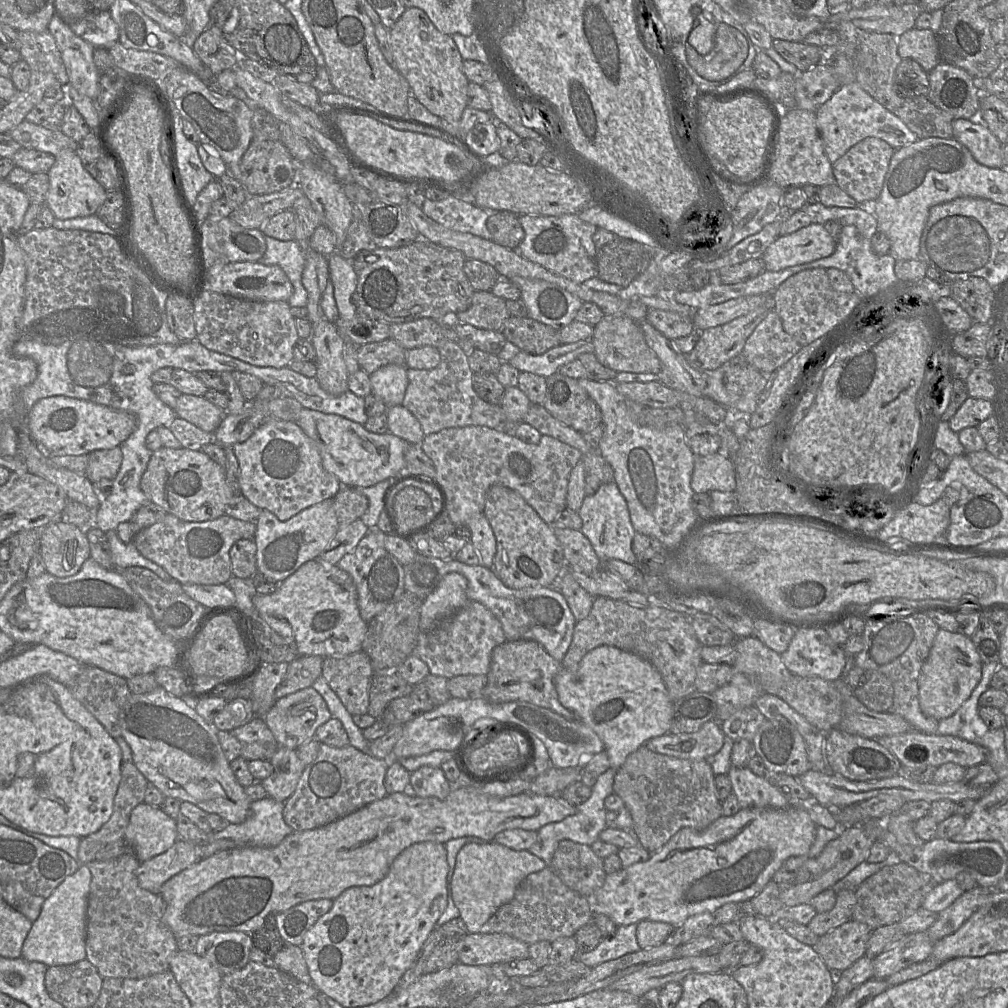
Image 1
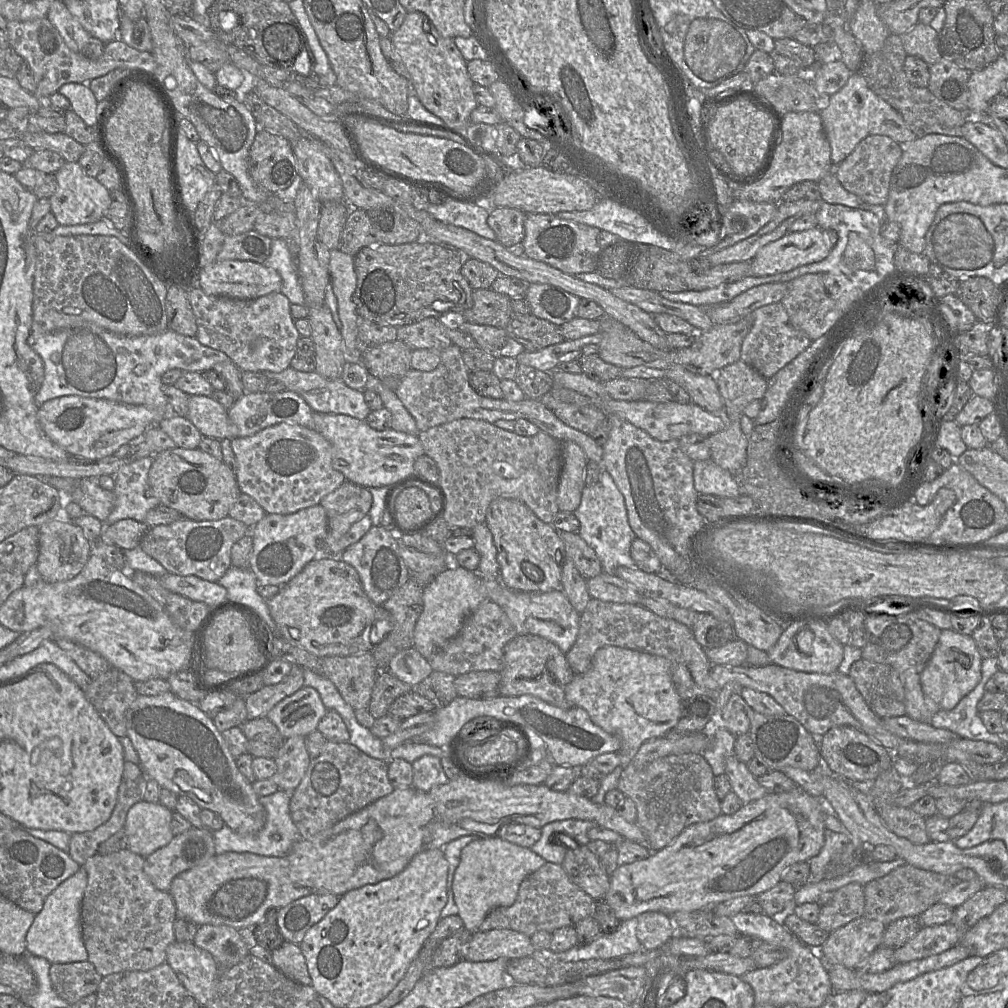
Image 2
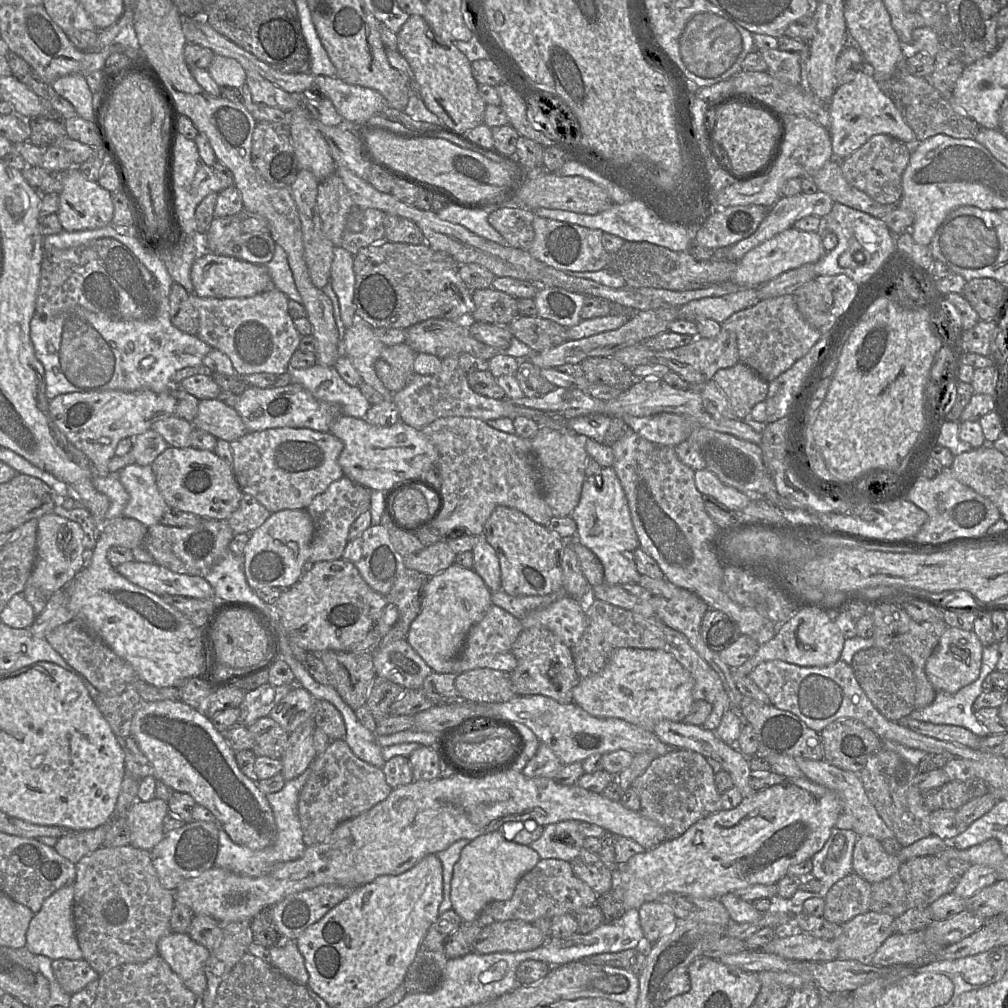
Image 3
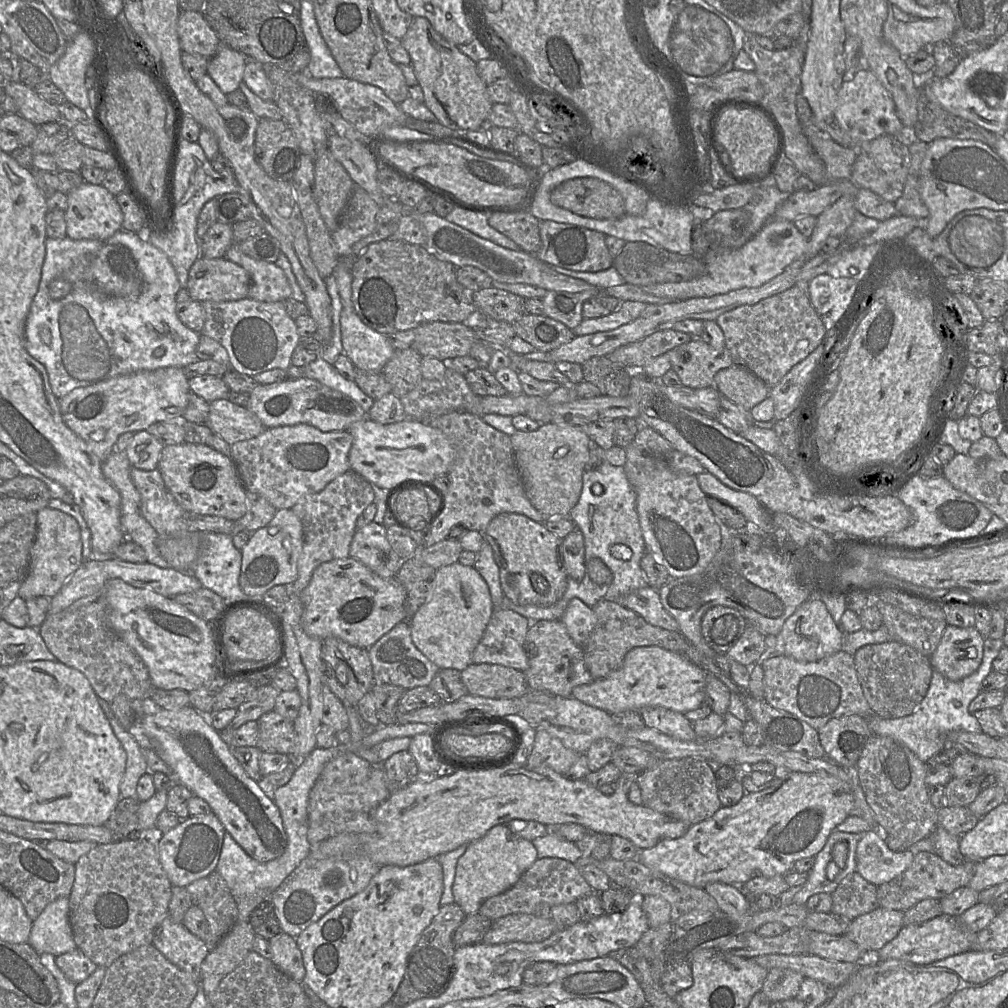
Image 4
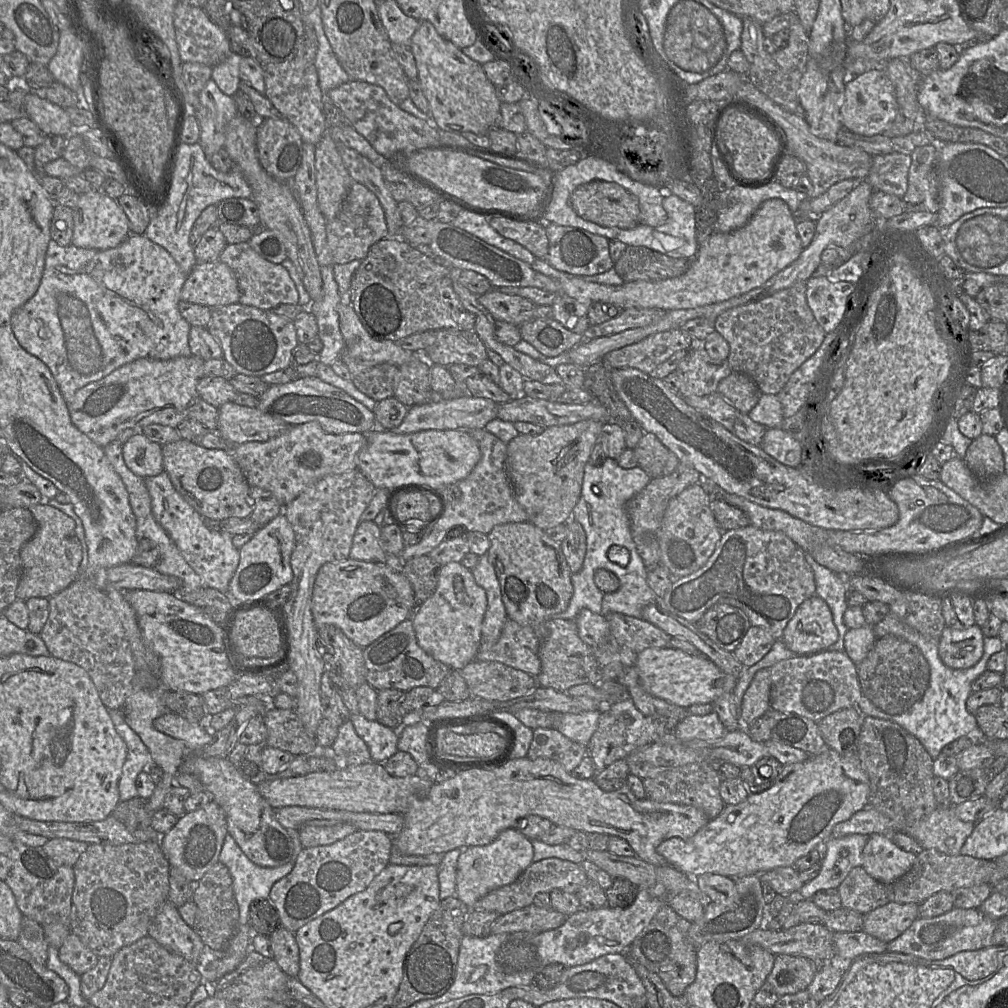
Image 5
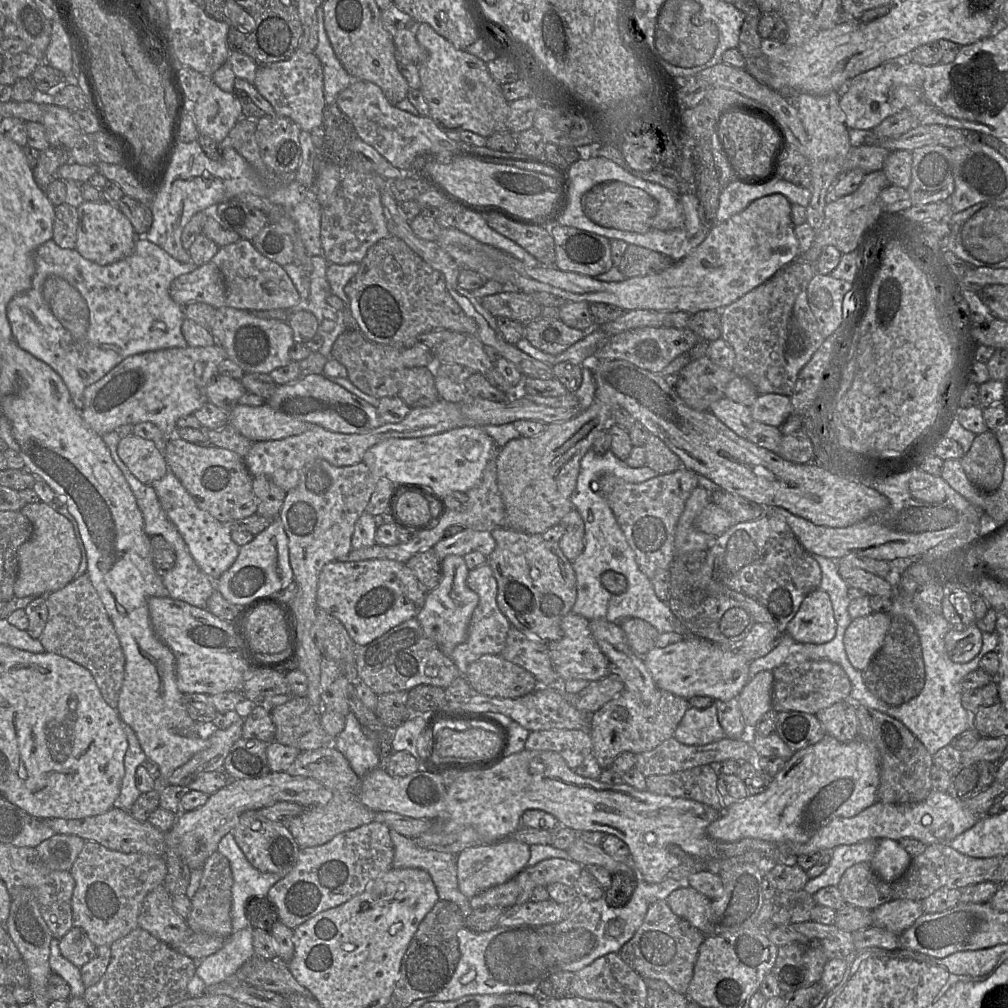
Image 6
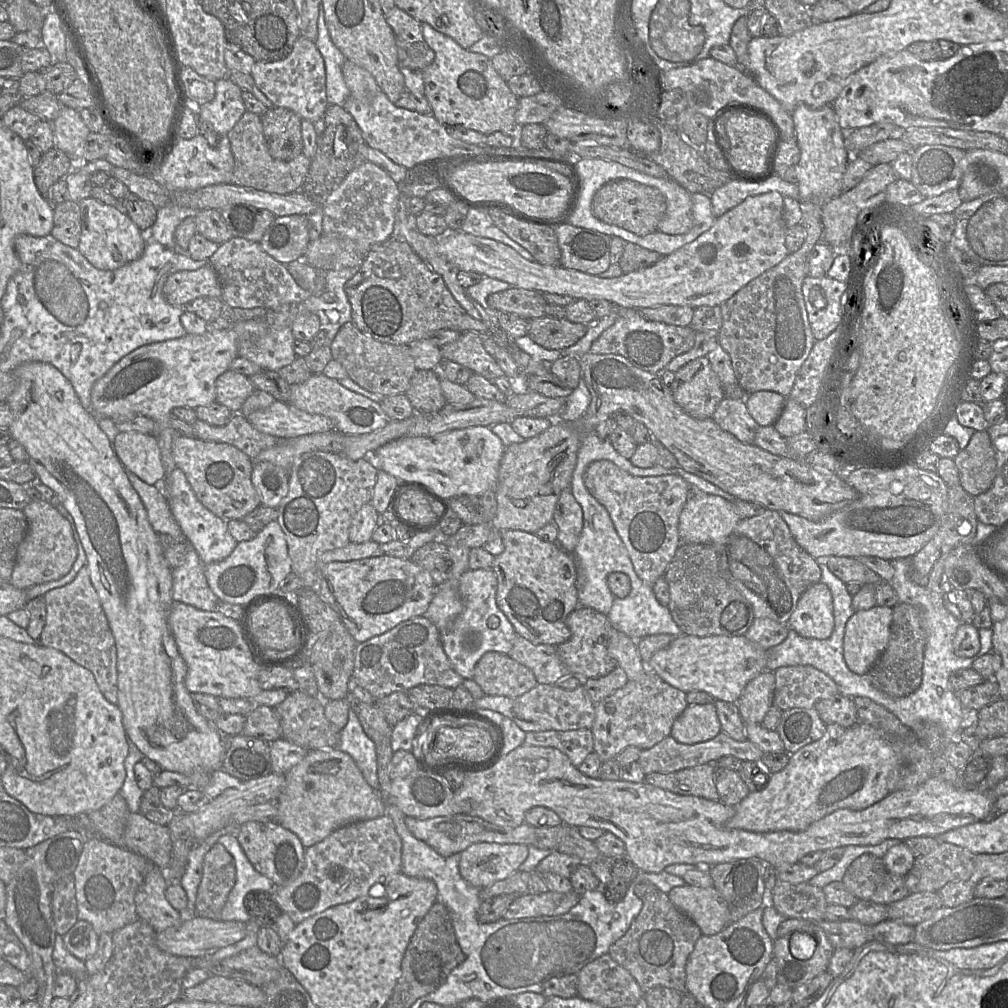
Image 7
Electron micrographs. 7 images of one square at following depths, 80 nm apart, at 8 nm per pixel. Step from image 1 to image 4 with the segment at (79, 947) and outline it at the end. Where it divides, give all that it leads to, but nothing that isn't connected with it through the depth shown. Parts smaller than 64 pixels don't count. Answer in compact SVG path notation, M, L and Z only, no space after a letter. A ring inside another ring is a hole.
M59 897L45 907L38 918L32 922L28 943L40 955L50 953L59 956L77 948L69 922L69 897Z

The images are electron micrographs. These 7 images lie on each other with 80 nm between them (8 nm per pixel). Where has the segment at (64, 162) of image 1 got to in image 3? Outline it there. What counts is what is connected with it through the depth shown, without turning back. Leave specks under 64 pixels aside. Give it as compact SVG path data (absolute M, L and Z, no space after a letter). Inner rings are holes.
M78 167L66 171L63 189L58 195L57 215L64 231L92 230L112 223L114 206L111 192L102 188L97 182L88 180Z

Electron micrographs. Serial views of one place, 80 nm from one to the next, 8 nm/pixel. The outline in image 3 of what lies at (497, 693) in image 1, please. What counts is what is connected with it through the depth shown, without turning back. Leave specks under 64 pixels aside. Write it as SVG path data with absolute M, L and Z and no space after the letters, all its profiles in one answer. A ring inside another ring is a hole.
M544 627L523 629L512 645L517 666L510 673L511 687L516 695L544 695L561 704L573 702L572 689L580 680L571 648Z

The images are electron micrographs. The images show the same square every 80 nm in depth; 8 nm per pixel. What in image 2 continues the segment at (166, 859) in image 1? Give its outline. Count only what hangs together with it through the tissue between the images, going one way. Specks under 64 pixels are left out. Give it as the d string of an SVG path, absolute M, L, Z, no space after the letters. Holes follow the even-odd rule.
M192 827L186 832L174 835L166 846L157 849L146 857L144 872L158 890L169 892L171 882L178 874L205 863L215 854L213 832L205 827Z

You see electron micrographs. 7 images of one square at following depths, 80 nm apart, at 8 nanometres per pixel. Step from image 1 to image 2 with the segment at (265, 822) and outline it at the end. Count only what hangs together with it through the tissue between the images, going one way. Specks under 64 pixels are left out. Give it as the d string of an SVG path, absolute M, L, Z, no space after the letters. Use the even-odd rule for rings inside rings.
M278 790L271 795L259 797L260 803L266 810L267 819L264 827L257 834L240 835L225 824L221 829L212 831L216 854L223 854L226 852L249 852L269 857L282 857L288 854L294 844L301 839L299 831L292 821L289 810L293 792L294 791Z

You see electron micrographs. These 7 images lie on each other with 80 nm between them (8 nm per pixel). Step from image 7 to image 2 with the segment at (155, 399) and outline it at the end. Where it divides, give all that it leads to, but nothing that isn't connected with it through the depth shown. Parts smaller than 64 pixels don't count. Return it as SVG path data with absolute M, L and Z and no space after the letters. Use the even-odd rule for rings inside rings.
M62 396L45 401L39 406L37 418L45 435L69 455L98 460L112 456L124 444L142 435L149 427L156 426L157 412L143 405L130 405L106 399Z

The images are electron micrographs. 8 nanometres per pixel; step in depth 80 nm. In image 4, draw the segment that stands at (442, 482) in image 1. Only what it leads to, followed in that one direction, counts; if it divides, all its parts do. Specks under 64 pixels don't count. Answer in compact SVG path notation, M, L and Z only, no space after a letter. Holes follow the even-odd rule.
M451 412L448 414L439 416L437 418L431 419L430 421L420 421L420 422L427 422L431 427L437 428L440 431L442 431L442 433L450 441L450 443L451 443L451 445L455 451L454 461L453 461L448 473L447 473L447 477L450 481L450 485L449 485L449 488L448 488L446 495L444 495L444 498L445 498L444 507L443 507L442 511L437 515L437 517L429 524L428 528L425 530L424 547L430 547L430 546L442 541L442 540L447 539L448 534L450 532L450 529L453 526L464 526L468 530L478 531L480 533L483 533L483 535L484 535L484 532L485 532L489 522L495 516L497 516L500 513L504 513L504 512L522 514L522 515L525 515L528 518L532 519L535 522L545 524L543 515L532 505L529 498L527 497L523 482L521 480L519 471L518 471L516 463L515 463L514 452L513 452L510 436L508 436L507 434L505 434L505 433L489 426L488 424L486 424L483 421L482 417L468 413L468 412Z

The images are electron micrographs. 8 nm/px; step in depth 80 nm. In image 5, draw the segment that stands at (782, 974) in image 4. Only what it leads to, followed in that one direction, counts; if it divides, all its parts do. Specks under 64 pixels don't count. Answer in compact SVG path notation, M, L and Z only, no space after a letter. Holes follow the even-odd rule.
M776 955L766 981L777 995L795 994L806 990L817 972L817 964L802 956Z

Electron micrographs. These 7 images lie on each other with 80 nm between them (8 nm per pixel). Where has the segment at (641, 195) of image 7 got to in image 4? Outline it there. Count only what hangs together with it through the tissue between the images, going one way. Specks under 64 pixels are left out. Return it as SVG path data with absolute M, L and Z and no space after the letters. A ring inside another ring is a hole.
M591 177L563 182L552 191L550 201L579 216L596 220L619 219L626 213L621 194L610 184Z

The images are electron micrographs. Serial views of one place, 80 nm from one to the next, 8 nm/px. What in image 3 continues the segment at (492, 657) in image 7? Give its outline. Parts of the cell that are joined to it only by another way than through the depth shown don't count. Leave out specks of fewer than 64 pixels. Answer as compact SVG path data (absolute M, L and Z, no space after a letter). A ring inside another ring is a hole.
M477 668L458 674L455 687L460 700L469 702L507 702L516 695L511 687L510 673L492 668Z

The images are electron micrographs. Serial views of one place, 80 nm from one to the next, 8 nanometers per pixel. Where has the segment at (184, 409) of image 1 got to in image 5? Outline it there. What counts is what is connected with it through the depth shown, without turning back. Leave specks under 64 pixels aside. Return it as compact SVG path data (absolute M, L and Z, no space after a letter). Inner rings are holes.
M227 402L219 409L217 432L232 446L247 442L265 442L285 431L291 425L258 407L246 407Z

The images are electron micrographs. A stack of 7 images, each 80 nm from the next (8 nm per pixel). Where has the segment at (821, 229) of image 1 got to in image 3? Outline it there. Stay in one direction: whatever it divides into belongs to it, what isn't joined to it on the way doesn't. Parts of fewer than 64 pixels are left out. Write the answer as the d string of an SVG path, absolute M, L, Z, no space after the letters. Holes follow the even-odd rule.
M794 226L748 251L738 262L730 281L741 288L753 288L780 276L782 273L806 263L817 262L826 253L822 235L817 232L802 231Z

